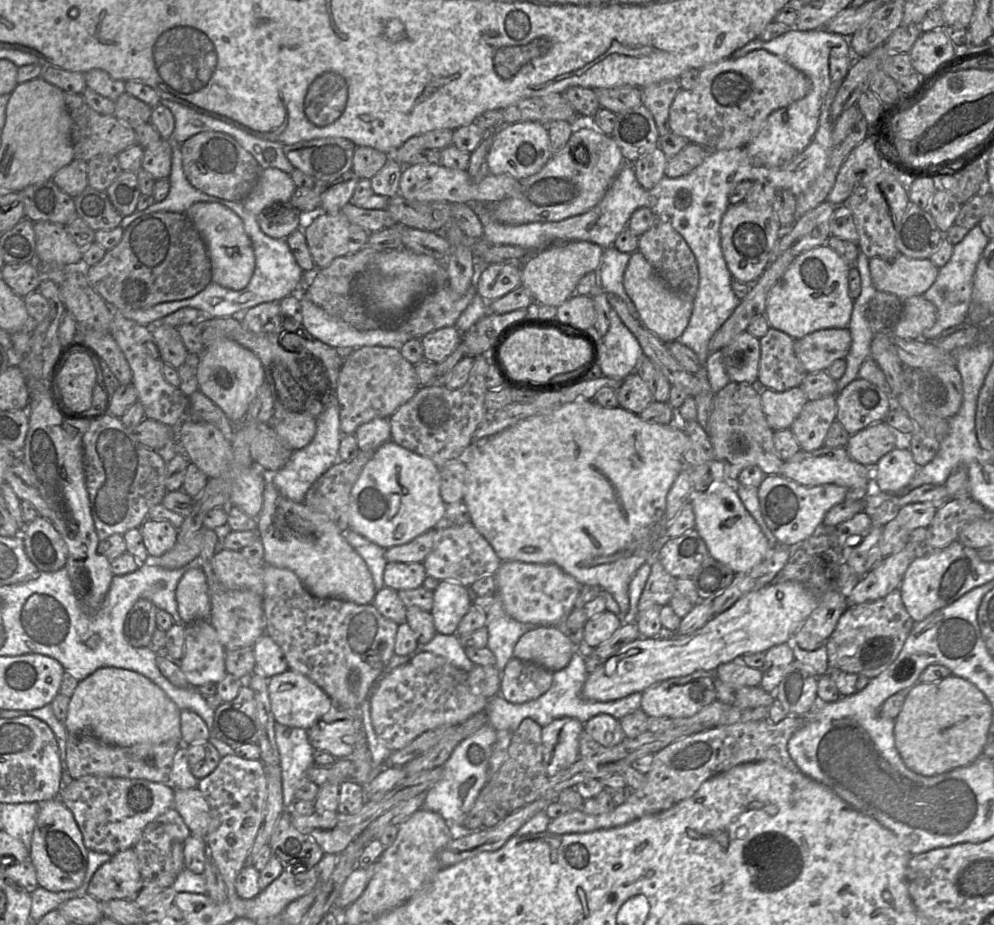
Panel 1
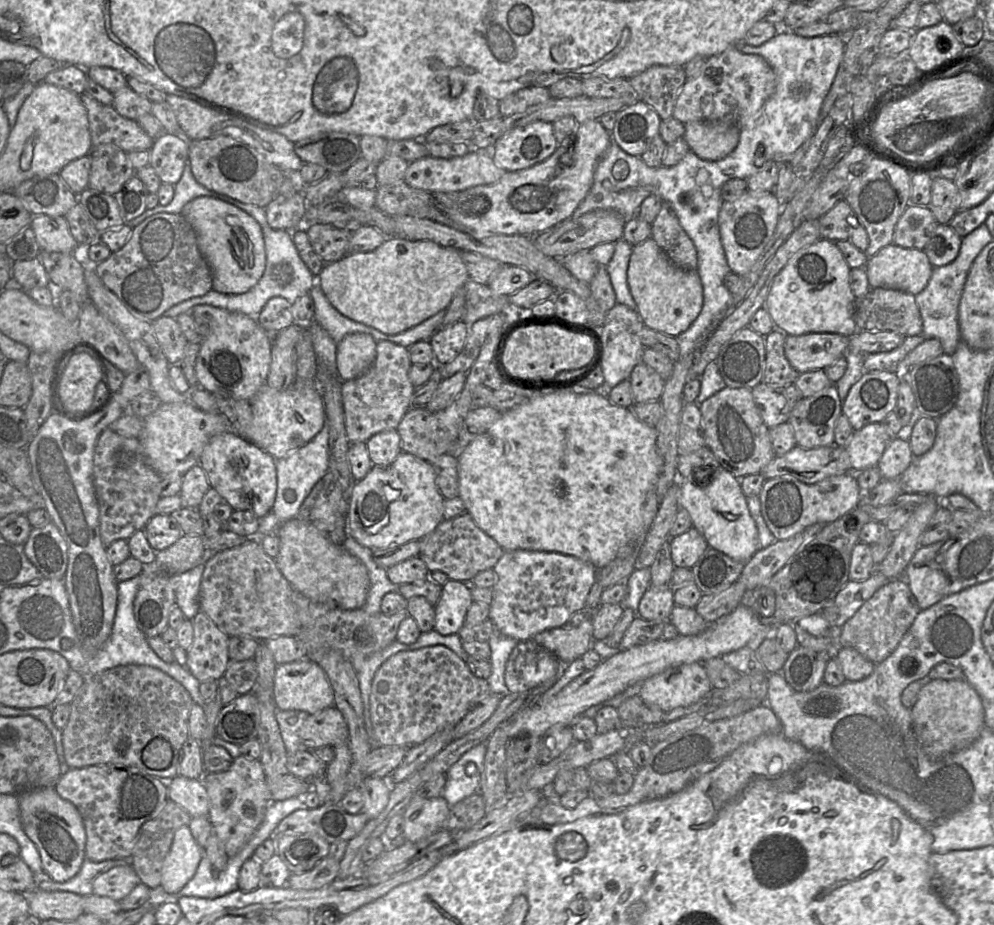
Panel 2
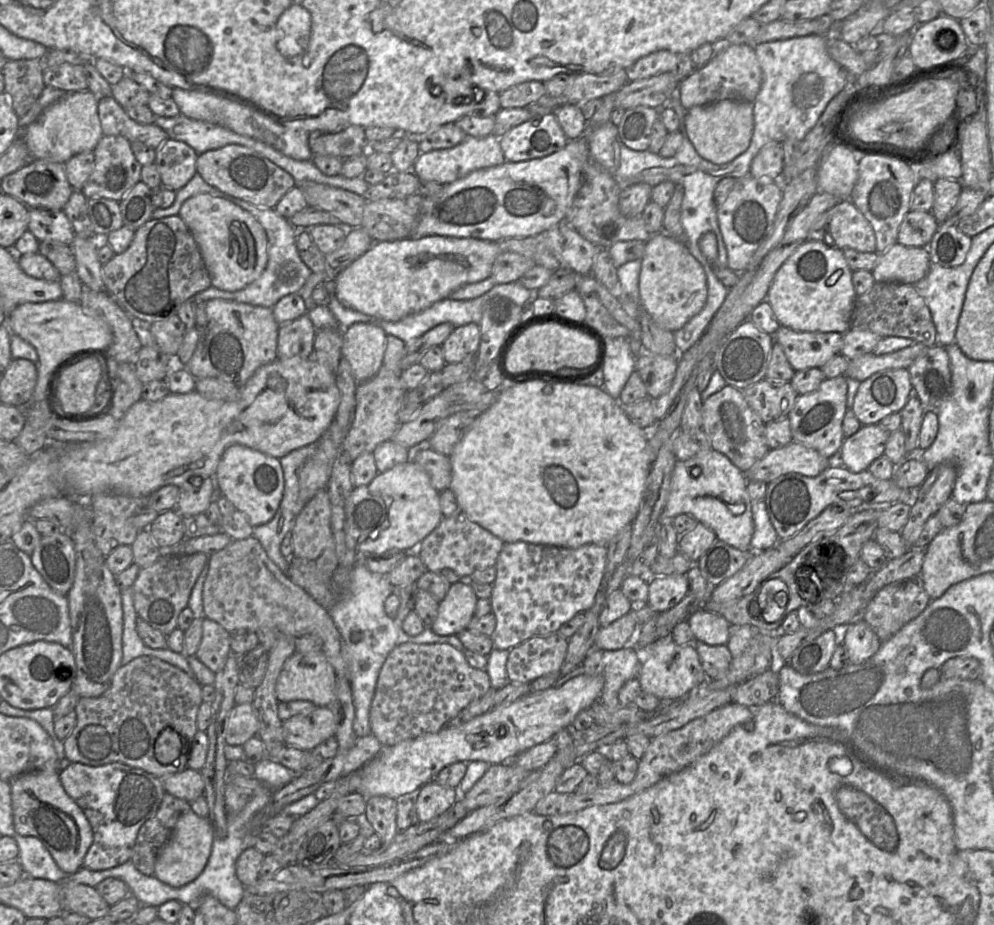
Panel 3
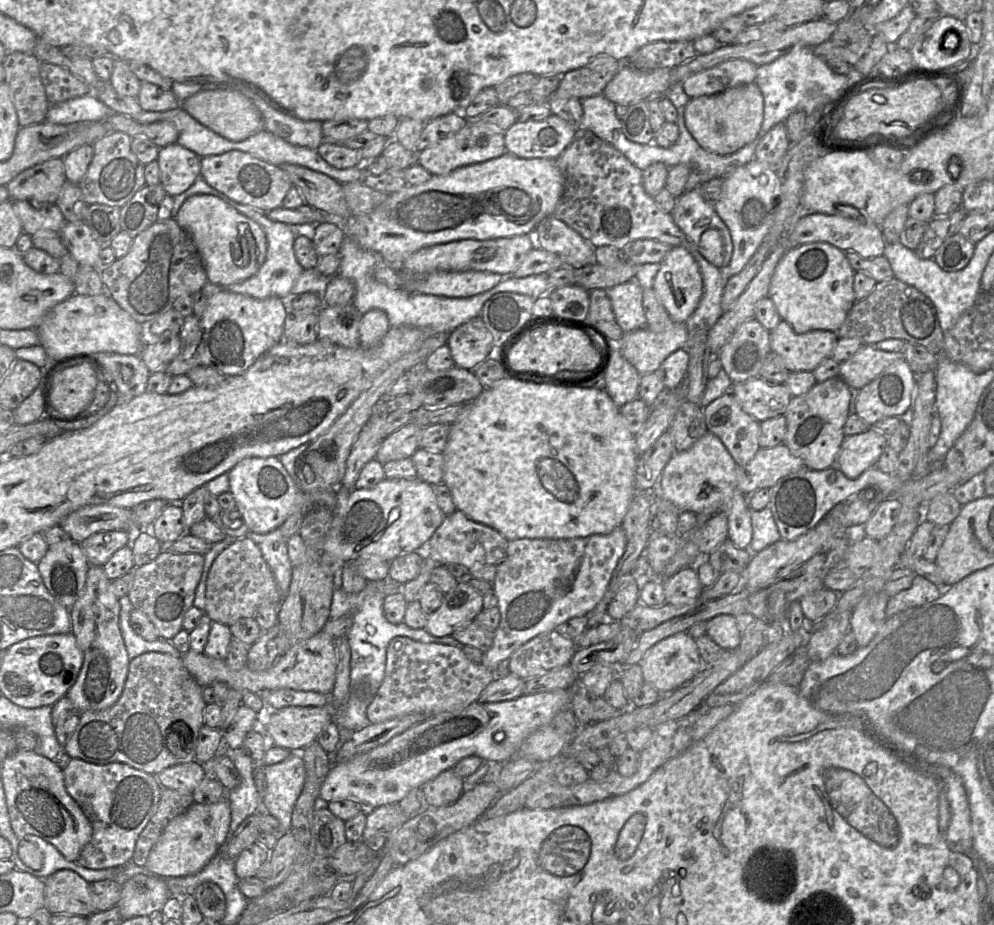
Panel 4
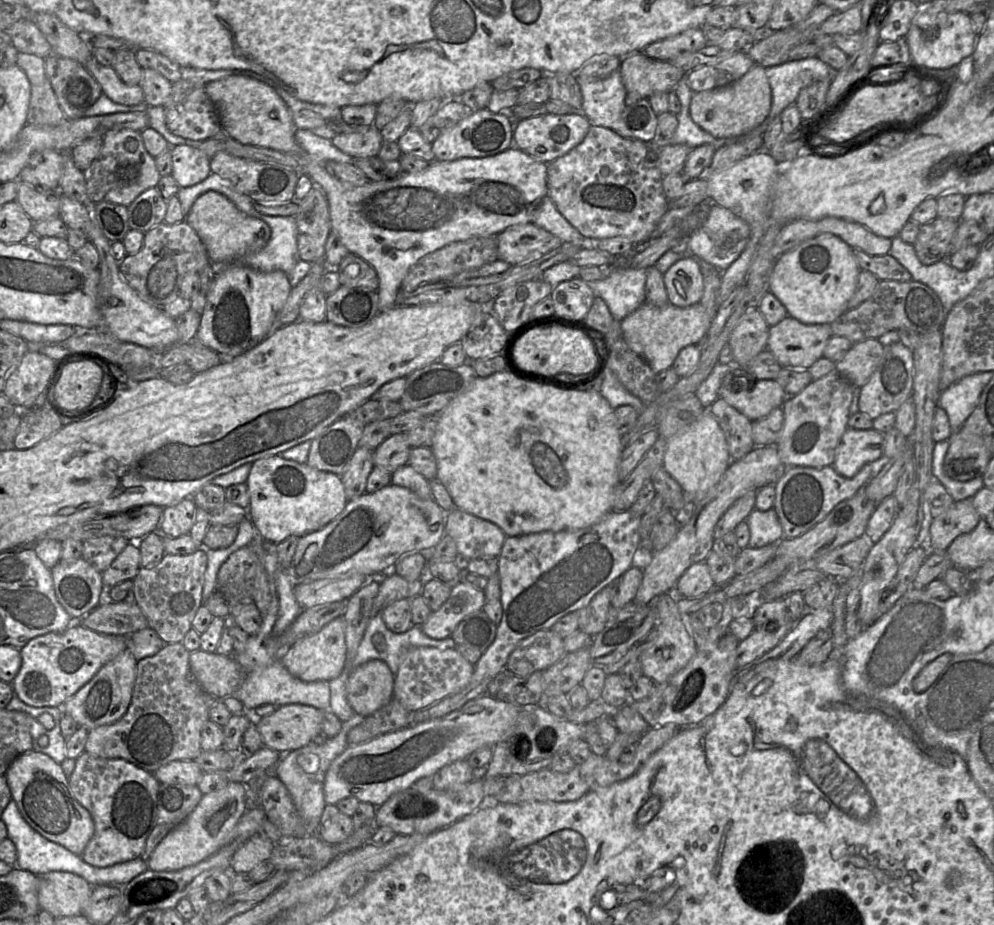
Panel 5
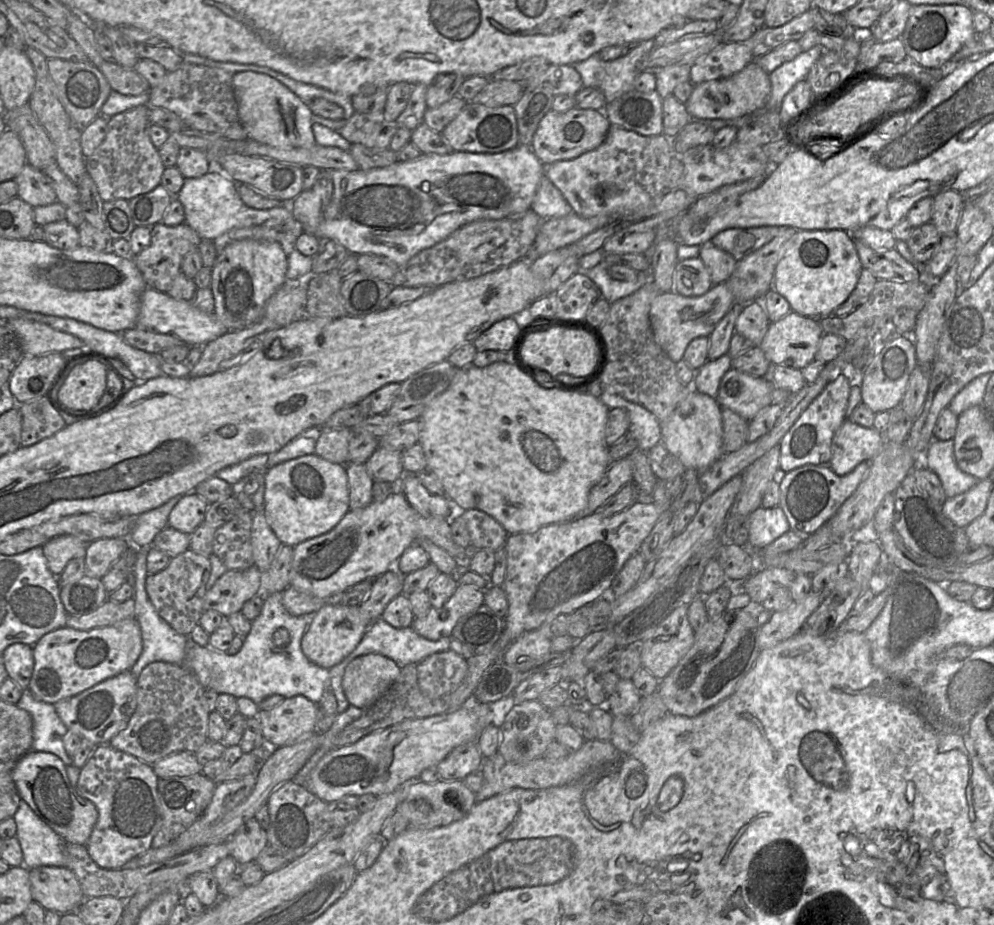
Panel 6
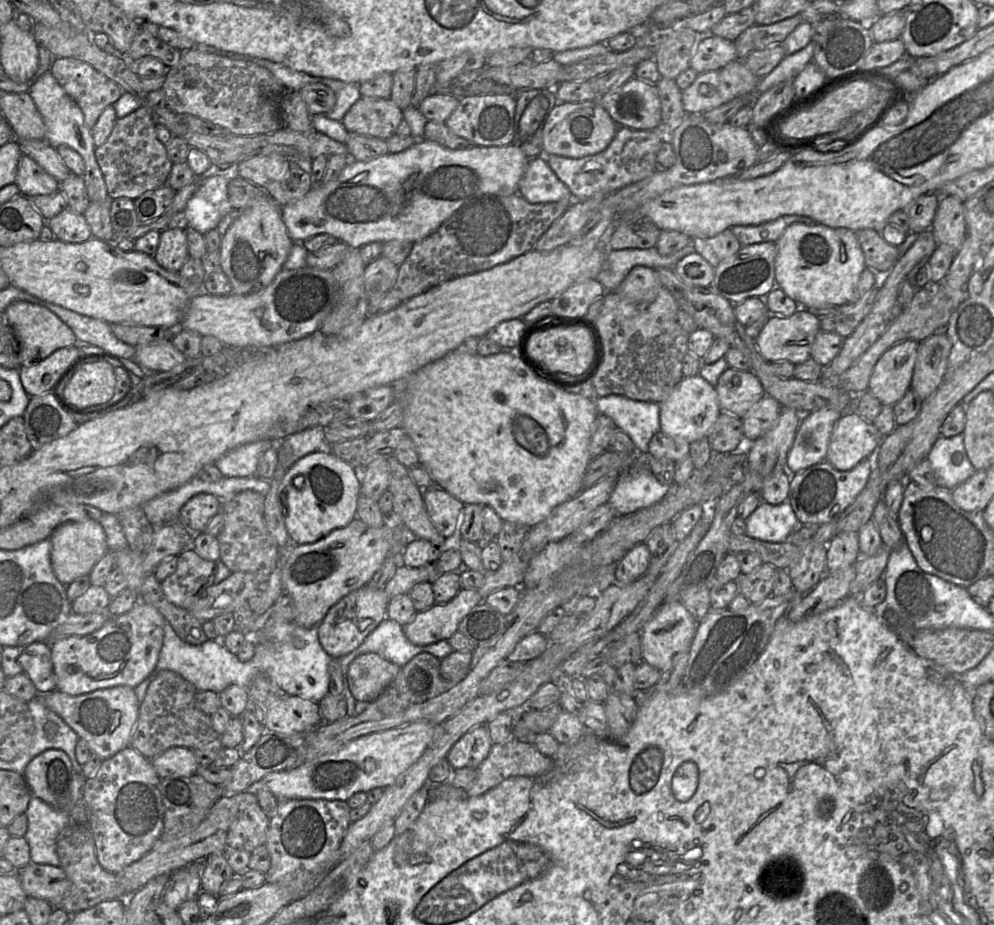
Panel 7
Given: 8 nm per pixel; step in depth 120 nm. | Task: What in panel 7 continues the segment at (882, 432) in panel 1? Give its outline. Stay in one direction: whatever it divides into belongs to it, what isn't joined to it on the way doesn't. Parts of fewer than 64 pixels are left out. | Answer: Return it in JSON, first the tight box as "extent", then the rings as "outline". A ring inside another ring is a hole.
{"extent":[826,411,882,471],"outline":[[[847,411],[833,427],[826,460],[837,470],[849,471],[863,459],[874,457],[882,438],[872,423],[862,418],[856,411]]]}

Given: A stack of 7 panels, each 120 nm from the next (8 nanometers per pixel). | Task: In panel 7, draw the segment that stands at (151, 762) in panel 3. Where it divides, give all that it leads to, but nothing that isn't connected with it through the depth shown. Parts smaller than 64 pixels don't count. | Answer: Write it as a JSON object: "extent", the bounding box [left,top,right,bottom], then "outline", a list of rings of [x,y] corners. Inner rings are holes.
{"extent":[129,670,217,760],"outline":[[[170,670],[159,672],[139,705],[129,747],[151,760],[171,747],[194,748],[214,739],[217,735],[212,728],[210,715],[195,707],[196,692],[194,685],[178,673]]]}

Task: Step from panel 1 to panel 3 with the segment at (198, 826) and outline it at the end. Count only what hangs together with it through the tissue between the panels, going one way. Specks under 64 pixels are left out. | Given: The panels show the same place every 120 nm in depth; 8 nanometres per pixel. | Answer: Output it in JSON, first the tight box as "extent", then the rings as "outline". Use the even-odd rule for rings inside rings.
{"extent":[162,768,204,802],"outline":[[[186,768],[180,773],[162,779],[165,793],[192,802],[204,795],[204,781],[200,771]]]}

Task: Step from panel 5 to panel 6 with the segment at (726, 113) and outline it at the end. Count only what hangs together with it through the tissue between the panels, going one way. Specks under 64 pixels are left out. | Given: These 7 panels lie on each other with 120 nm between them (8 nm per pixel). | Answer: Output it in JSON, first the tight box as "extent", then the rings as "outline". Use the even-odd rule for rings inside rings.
{"extent":[685,61,771,120],"outline":[[[752,61],[741,71],[730,77],[705,81],[694,85],[685,107],[691,116],[699,119],[729,120],[763,108],[768,102],[770,92],[771,81],[769,74],[755,61]]]}

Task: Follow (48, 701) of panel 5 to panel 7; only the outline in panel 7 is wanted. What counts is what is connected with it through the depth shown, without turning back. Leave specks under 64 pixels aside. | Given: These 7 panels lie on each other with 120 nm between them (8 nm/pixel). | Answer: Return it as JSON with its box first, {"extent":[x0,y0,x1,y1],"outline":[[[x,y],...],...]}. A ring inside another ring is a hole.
{"extent":[51,602,165,696],"outline":[[[138,602],[130,611],[112,617],[91,634],[69,636],[51,642],[56,690],[76,696],[115,686],[130,686],[134,689],[156,668],[165,623],[165,618],[155,607]]]}

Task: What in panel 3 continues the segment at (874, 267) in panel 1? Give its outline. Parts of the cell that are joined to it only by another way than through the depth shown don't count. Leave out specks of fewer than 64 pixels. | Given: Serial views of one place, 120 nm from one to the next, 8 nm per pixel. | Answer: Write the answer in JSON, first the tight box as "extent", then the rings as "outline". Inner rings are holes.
{"extent":[872,243,931,285],"outline":[[[895,243],[878,259],[872,270],[875,282],[900,282],[914,285],[928,273],[931,261],[927,248]]]}

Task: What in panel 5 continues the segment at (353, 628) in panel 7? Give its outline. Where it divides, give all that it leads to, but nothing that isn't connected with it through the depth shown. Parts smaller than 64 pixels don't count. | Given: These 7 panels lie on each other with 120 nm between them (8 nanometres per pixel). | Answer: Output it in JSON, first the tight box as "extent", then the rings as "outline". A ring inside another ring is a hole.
{"extent":[281,617,346,681],"outline":[[[337,617],[318,632],[298,640],[281,657],[281,663],[294,677],[305,681],[331,681],[343,672],[346,666],[345,622]]]}

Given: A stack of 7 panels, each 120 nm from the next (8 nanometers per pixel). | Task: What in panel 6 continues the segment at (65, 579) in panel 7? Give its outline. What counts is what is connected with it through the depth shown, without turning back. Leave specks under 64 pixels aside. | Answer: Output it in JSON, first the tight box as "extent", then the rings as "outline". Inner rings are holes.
{"extent":[42,535,88,576],"outline":[[[61,535],[47,541],[42,548],[49,570],[59,576],[71,559],[85,558],[88,544],[71,535]]]}

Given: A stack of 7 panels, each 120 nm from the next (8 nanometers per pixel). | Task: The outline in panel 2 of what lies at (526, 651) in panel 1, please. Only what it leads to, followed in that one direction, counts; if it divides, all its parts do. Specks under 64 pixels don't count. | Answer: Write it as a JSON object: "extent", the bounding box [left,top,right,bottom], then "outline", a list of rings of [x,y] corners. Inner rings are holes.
{"extent":[532,614,593,664],"outline":[[[590,614],[576,627],[557,627],[536,634],[532,640],[543,646],[559,659],[560,662],[571,664],[592,647],[593,614]]]}

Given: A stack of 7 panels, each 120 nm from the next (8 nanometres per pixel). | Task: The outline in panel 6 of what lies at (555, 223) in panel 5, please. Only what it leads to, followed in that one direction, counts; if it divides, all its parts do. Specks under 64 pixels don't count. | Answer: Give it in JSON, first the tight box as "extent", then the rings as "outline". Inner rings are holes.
{"extent":[531,175,573,219],"outline":[[[546,175],[537,186],[531,209],[542,219],[560,218],[573,212],[561,192]]]}

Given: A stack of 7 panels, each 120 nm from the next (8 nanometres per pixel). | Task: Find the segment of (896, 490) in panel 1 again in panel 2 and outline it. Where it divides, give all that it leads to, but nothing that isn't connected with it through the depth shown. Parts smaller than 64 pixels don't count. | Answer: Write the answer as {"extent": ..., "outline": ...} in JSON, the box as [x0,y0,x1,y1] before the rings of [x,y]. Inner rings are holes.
{"extent":[877,436,913,479],"outline":[[[904,436],[894,437],[877,464],[882,479],[899,479],[913,459],[908,439]]]}

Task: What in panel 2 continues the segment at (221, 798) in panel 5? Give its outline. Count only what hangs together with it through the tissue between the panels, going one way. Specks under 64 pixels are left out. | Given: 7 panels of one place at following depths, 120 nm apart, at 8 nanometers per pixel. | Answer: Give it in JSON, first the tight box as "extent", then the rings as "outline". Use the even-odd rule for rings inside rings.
{"extent":[161,827,204,893],"outline":[[[180,827],[175,832],[170,850],[163,861],[161,888],[166,893],[181,890],[194,876],[203,856],[204,849],[198,846],[189,827]]]}

